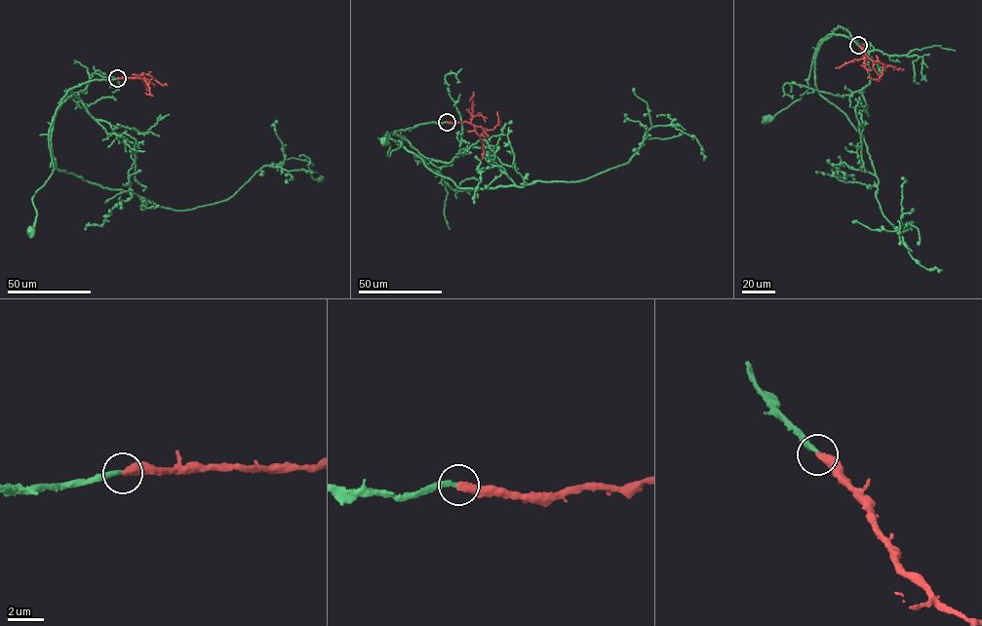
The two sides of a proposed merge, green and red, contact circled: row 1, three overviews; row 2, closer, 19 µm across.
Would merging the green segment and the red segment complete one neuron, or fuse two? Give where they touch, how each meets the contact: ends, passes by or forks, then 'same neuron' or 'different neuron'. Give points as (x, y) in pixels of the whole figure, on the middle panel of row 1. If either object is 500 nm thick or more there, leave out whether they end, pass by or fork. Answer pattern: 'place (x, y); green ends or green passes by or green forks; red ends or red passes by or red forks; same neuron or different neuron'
place (447, 122); green ends; red ends; same neuron

